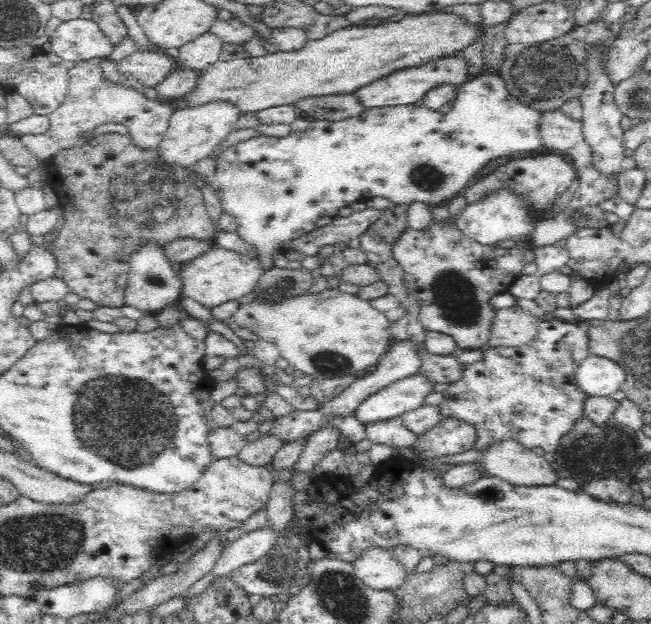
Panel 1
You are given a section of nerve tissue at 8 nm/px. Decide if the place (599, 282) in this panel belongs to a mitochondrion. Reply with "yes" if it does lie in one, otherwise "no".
no

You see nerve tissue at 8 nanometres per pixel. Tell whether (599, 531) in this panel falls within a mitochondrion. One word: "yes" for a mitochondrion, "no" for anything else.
no

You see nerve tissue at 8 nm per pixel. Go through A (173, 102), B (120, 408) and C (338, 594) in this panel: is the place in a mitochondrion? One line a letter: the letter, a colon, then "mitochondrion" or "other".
A: other
B: mitochondrion
C: mitochondrion

